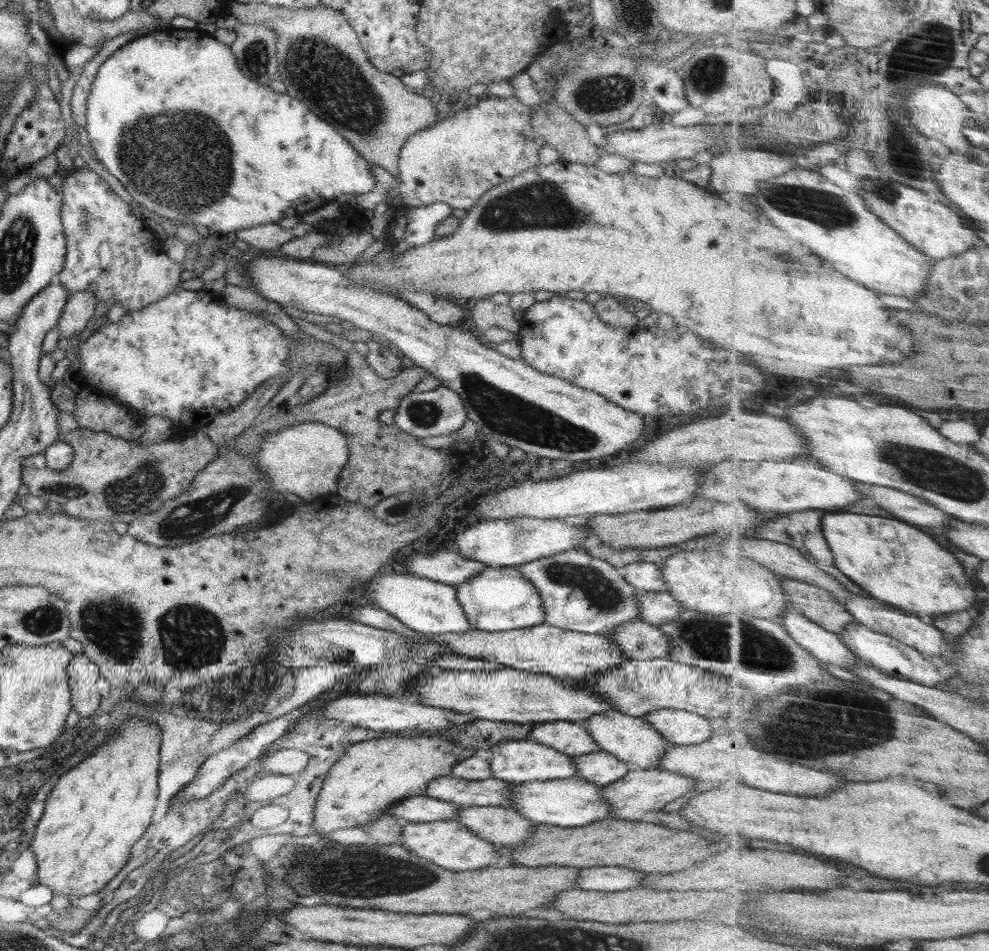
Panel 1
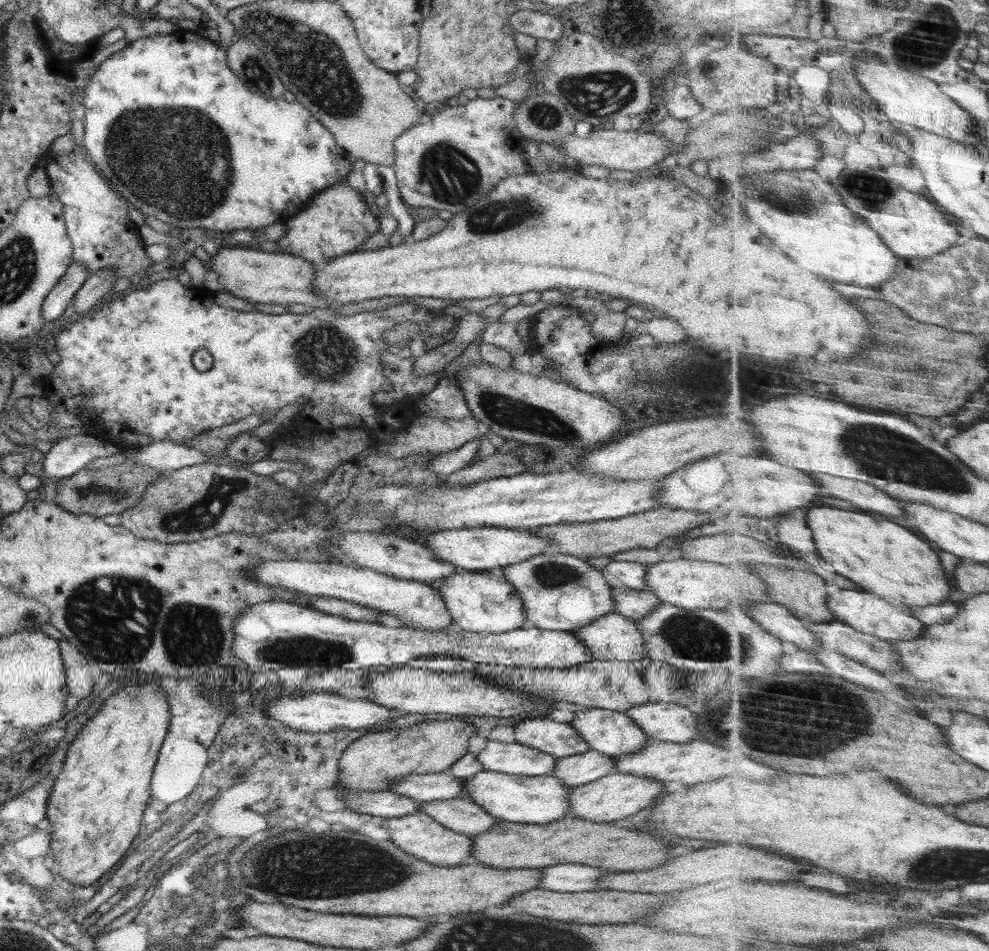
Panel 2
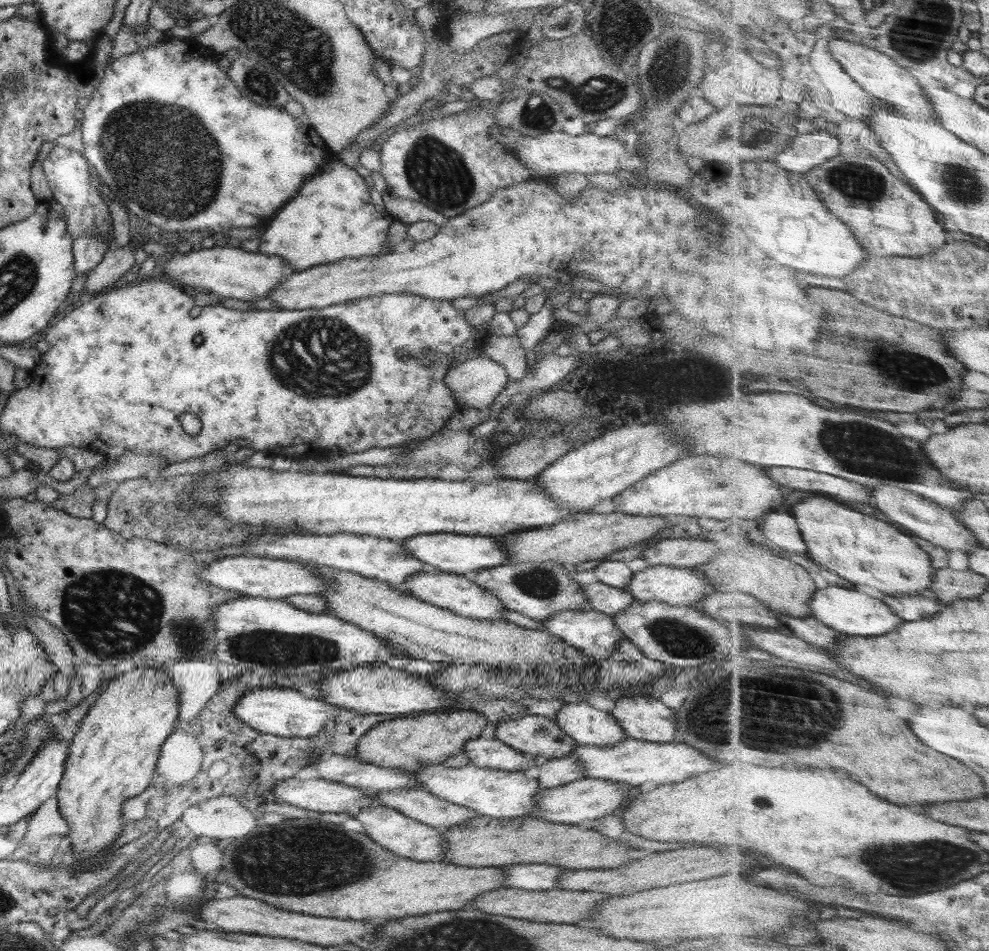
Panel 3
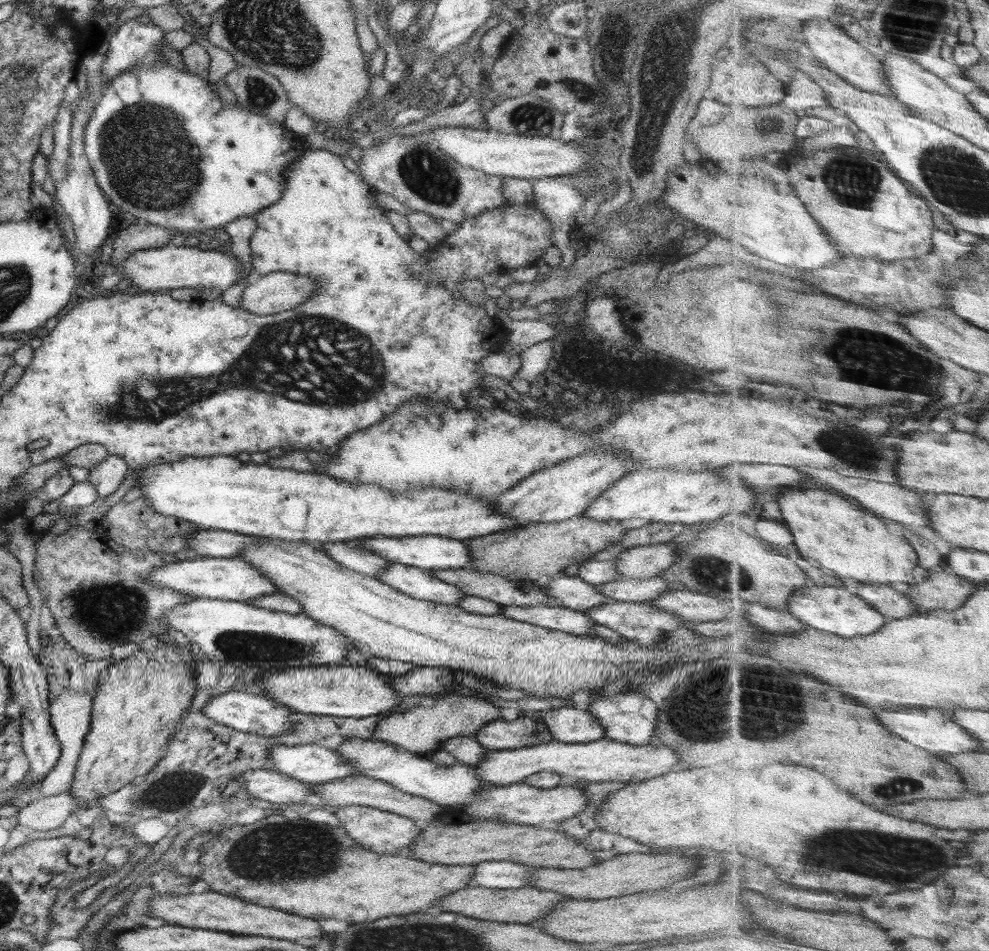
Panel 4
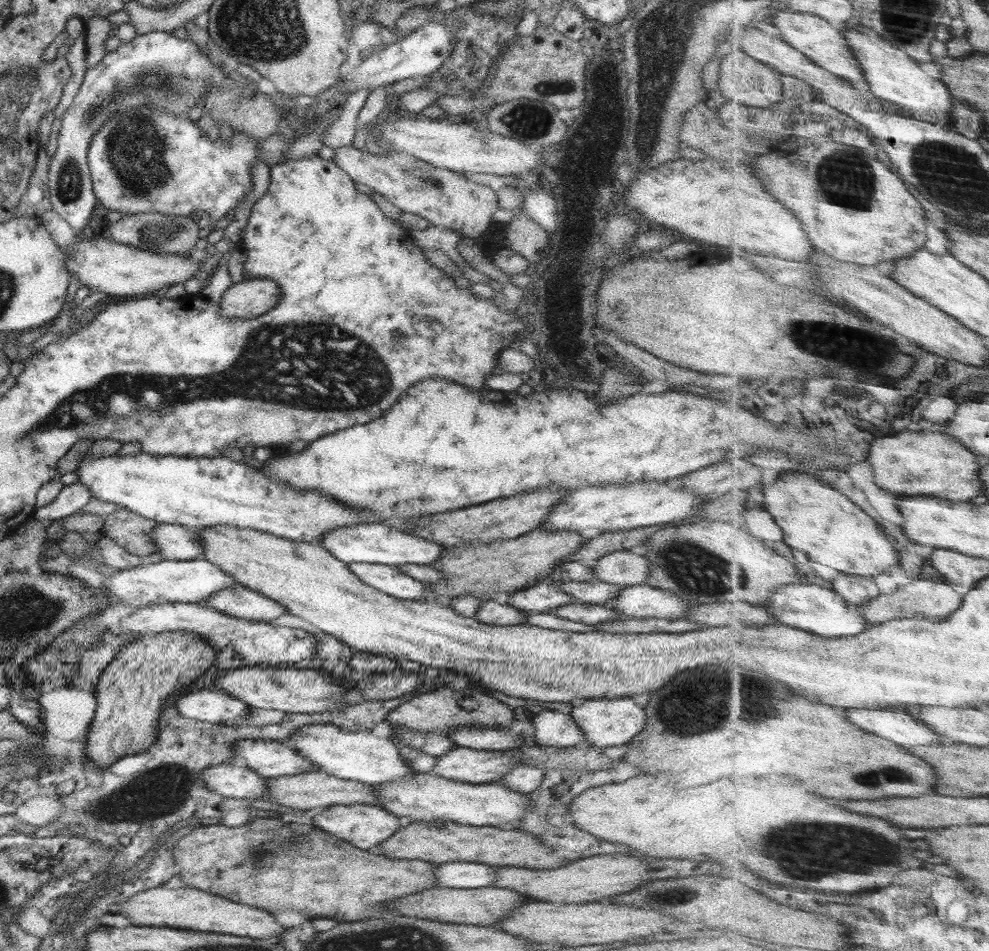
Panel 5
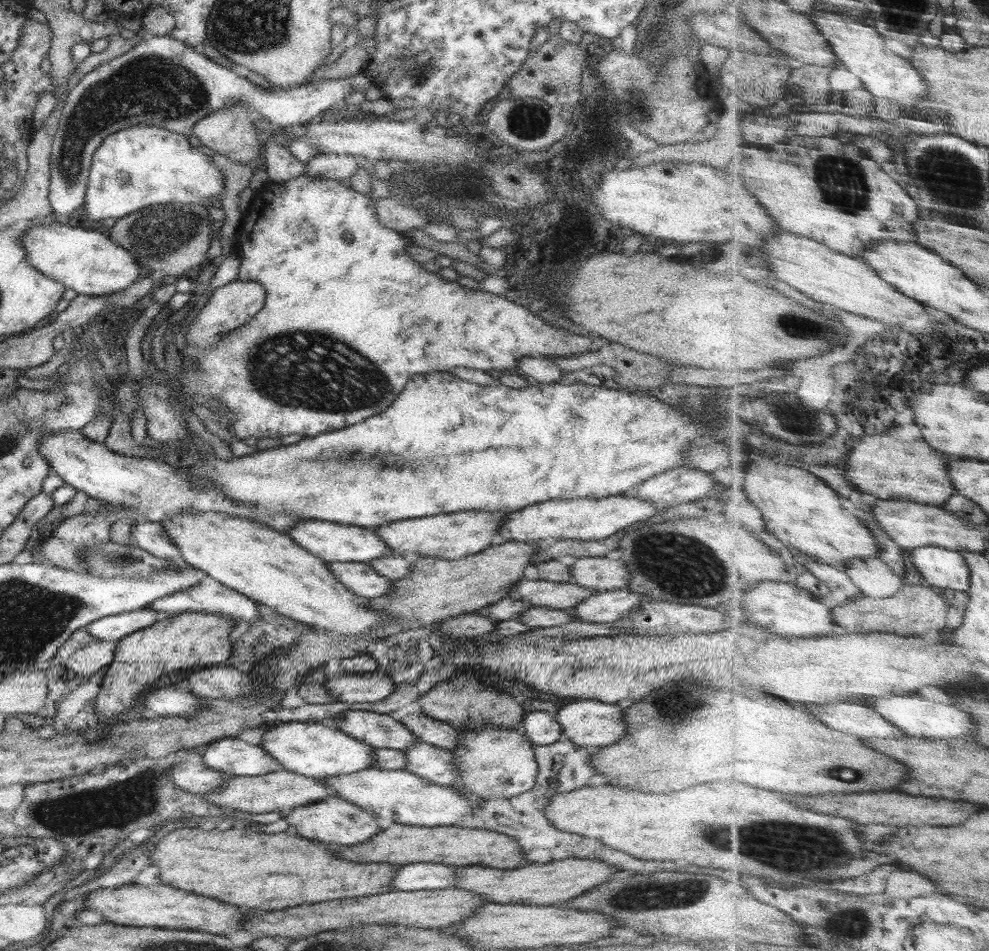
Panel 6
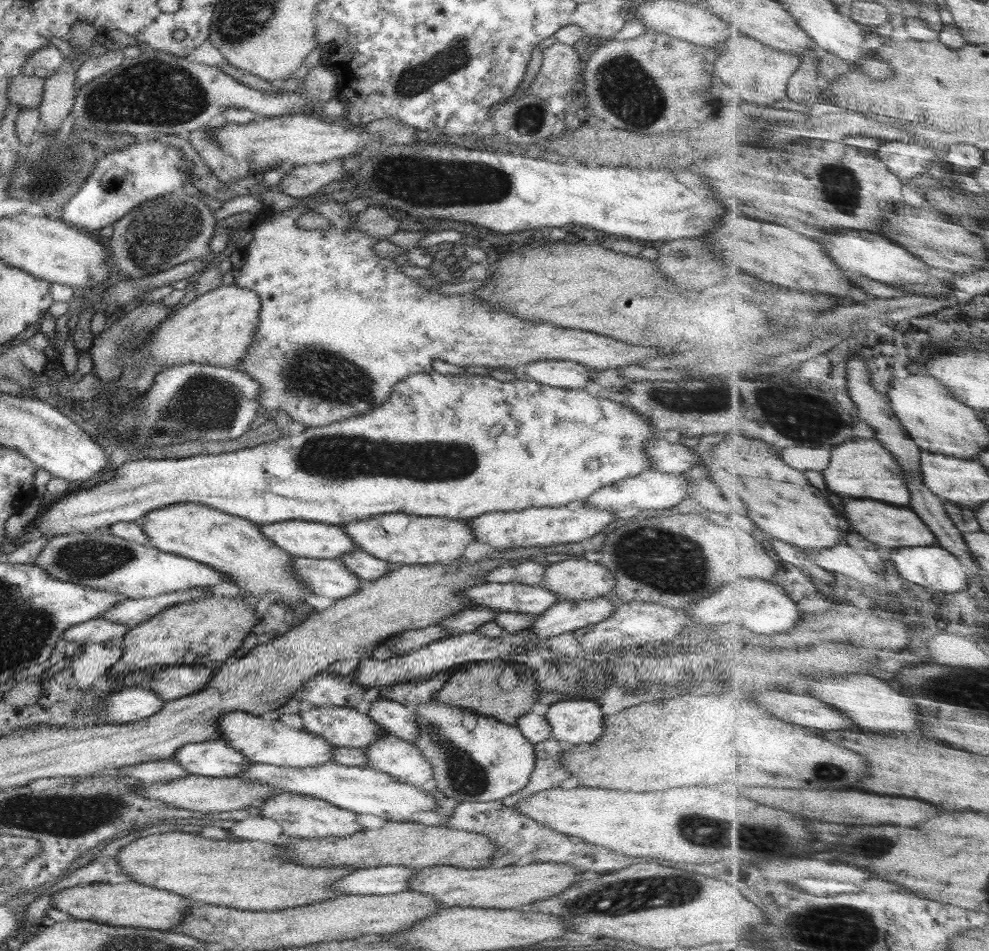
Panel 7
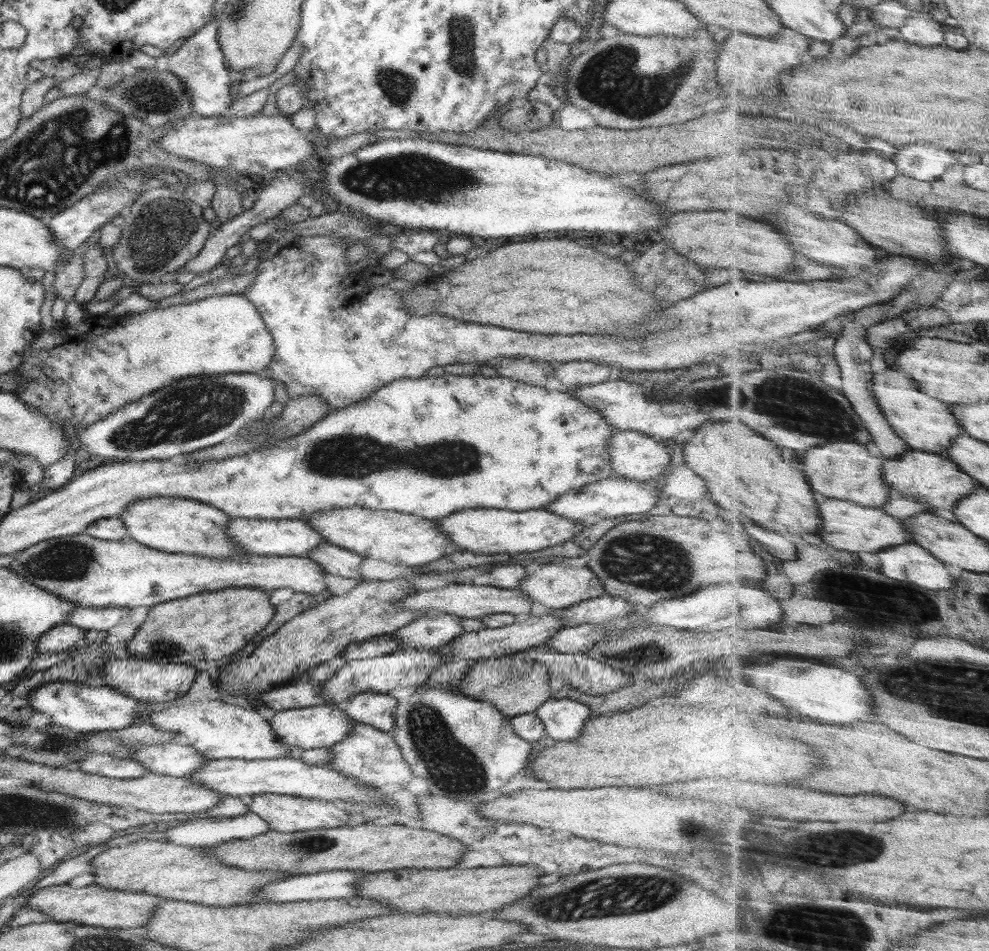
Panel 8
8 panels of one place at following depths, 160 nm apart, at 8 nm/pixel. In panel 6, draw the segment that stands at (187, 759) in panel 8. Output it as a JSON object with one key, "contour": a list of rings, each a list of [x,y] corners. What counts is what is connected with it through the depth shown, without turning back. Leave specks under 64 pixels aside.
{"contour":[[[238,738],[211,741],[202,752],[202,761],[208,768],[236,776],[262,776],[282,770],[282,765],[260,748]]]}

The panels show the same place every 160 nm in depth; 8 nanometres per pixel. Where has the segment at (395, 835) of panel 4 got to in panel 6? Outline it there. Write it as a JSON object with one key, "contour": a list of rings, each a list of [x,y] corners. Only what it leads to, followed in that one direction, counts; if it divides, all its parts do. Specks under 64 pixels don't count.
{"contour":[[[328,797],[315,803],[282,812],[292,831],[299,831],[304,838],[322,841],[332,847],[363,843],[382,829],[376,823],[376,814],[368,812],[340,797]]]}

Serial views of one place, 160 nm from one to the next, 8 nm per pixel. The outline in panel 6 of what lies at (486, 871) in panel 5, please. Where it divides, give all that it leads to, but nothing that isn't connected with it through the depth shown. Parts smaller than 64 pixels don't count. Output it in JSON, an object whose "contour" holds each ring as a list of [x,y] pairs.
{"contour":[[[414,863],[401,865],[391,888],[394,891],[414,891],[450,888],[455,883],[456,867],[438,863]]]}

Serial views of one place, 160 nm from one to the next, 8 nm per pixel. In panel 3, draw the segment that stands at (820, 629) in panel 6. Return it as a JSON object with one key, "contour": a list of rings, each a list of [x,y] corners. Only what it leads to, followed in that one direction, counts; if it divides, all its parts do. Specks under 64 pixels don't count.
{"contour":[[[831,586],[820,589],[815,598],[811,600],[811,607],[815,609],[813,616],[828,626],[840,630],[848,635],[873,637],[887,635],[896,631],[907,622],[887,603],[887,601],[873,598],[856,589],[842,586]]]}

